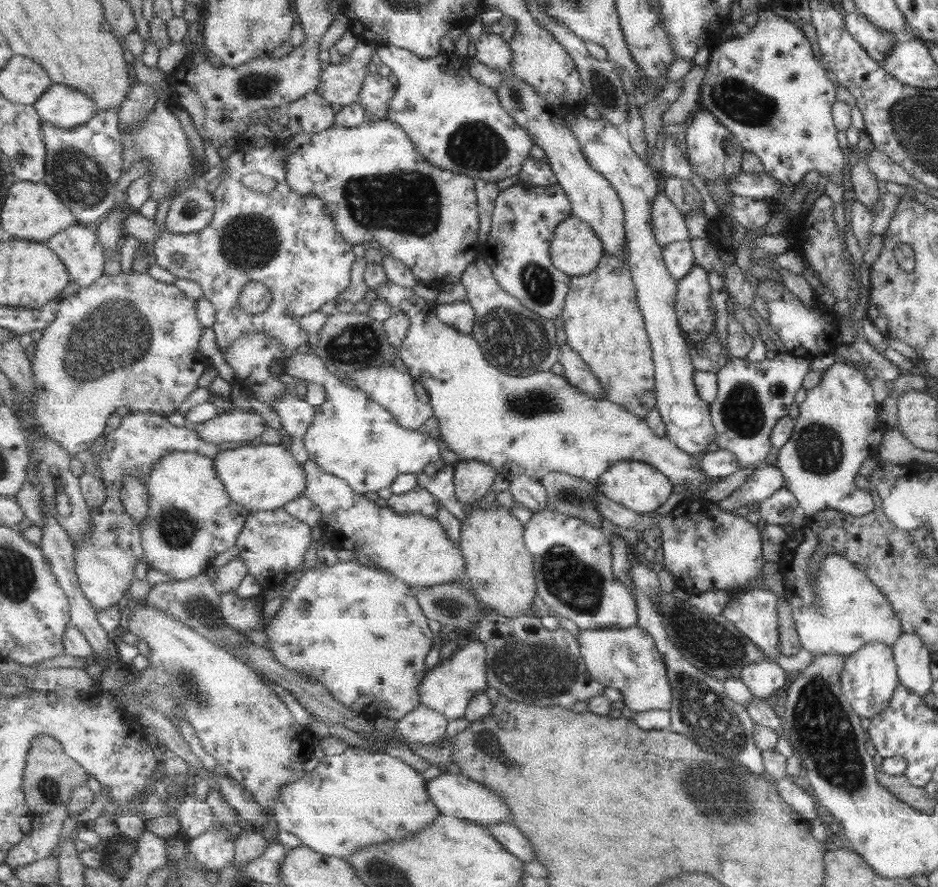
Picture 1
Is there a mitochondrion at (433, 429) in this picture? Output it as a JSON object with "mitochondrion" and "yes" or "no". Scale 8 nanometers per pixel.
{"mitochondrion":"no"}

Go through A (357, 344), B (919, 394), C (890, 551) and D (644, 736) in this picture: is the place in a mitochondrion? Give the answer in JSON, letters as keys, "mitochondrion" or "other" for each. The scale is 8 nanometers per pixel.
{"A":"mitochondrion","B":"other","C":"other","D":"other"}

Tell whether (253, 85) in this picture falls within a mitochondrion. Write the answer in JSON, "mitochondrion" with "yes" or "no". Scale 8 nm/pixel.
{"mitochondrion":"yes"}

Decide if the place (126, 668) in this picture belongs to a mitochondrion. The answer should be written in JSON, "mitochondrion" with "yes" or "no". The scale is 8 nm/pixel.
{"mitochondrion":"no"}

